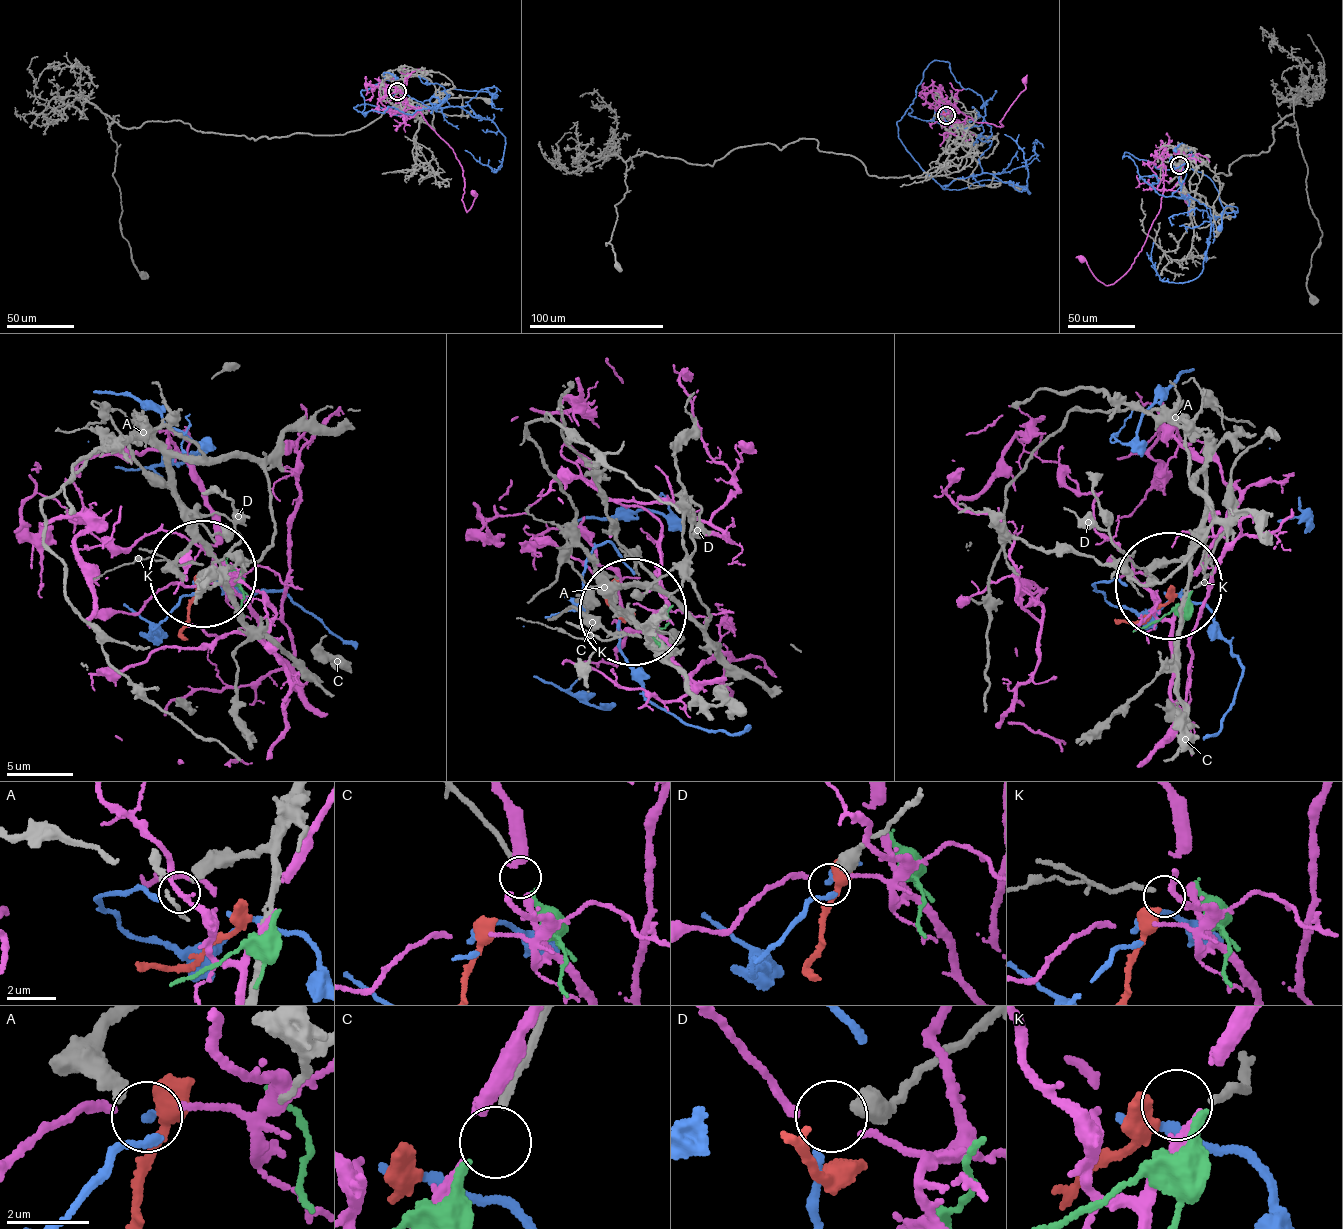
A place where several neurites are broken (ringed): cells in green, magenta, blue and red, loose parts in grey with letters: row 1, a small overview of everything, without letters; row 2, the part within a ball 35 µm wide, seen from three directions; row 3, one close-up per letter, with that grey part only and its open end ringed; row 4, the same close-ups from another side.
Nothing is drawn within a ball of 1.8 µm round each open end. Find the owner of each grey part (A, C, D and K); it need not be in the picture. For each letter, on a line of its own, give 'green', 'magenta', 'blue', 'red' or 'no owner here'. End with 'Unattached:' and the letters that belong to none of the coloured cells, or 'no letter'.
A: no owner here
C: green
D: no owner here
K: no owner here
Unattached: A, D, K

